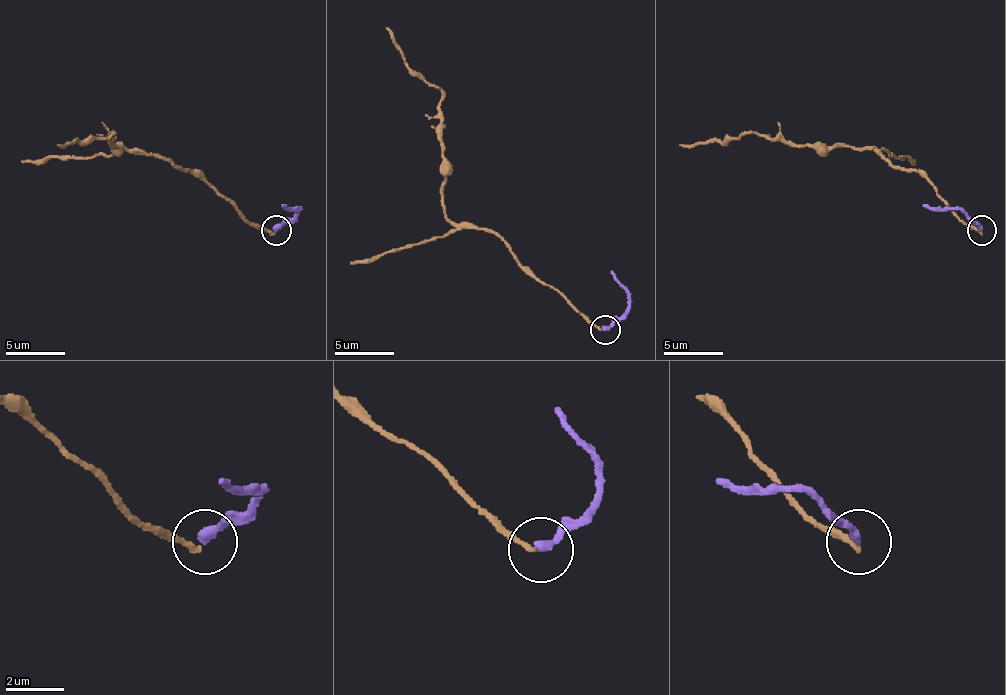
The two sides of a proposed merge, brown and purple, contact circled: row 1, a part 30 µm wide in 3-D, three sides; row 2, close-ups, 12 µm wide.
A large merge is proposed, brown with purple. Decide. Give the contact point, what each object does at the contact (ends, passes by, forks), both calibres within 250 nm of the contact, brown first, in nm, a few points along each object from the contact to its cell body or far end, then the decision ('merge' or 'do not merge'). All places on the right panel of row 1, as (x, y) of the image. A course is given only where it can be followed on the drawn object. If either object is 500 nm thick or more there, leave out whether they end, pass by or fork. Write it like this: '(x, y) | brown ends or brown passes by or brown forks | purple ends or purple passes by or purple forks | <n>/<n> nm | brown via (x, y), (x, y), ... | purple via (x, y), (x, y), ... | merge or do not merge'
(981, 230) | brown ends | purple ends | 170/320 nm | brown via (981, 231), (969, 228), (924, 177), (900, 171), (879, 153), (786, 144), (745, 132), (739, 138), (679, 144) | purple via (981, 231), (960, 210), (942, 210), (924, 204) | do not merge

